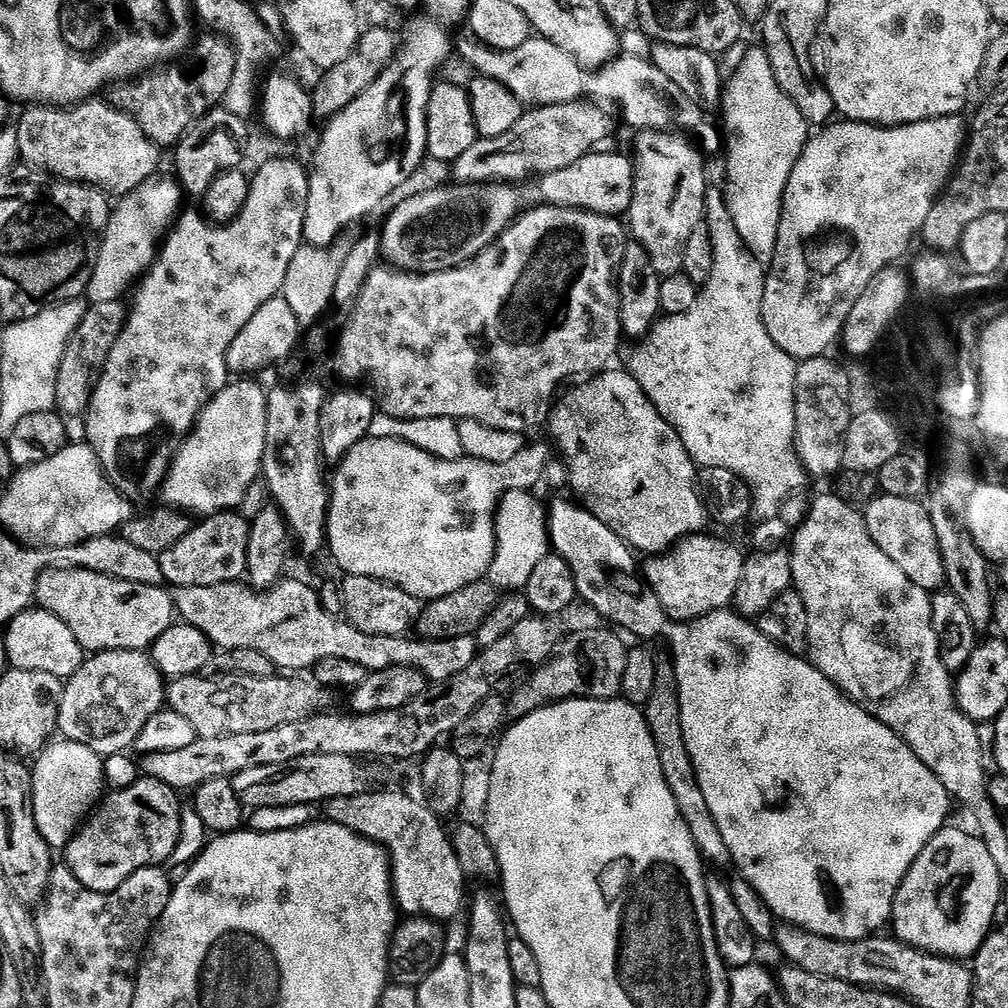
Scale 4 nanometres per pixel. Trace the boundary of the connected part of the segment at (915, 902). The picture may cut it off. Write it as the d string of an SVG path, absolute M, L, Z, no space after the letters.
M945 826L941 828L940 833L924 847L922 854L918 854L914 866L910 866L910 870L903 882L900 883L900 889L894 898L890 928L896 931L893 932L895 939L899 940L901 944L907 944L909 948L916 948L919 952L929 952L932 956L945 956L950 960L963 961L965 958L975 957L976 951L984 945L988 933L993 931L994 923L992 924L992 919L995 918L996 907L1000 904L1000 879L1002 879L1002 873L1000 867L994 862L994 858L990 858L990 850L979 835L973 834L971 836L970 833L963 832L960 828L952 827Z

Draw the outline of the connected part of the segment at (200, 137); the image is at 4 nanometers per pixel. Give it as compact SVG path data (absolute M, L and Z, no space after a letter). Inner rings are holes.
M213 110L184 133L179 144L175 145L176 173L175 179L181 189L196 198L203 198L210 190L210 182L223 172L230 172L241 167L240 159L246 156L245 149L240 149L240 140L228 127L234 123L234 117L227 110ZM204 119L204 121L202 121ZM201 123L201 124L200 124Z

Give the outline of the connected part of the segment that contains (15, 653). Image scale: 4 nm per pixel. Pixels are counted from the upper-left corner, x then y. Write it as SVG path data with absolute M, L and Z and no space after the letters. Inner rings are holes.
M33 606L26 612L19 612L8 621L4 632L4 652L8 655L9 665L18 670L34 670L42 674L54 674L60 680L68 677L84 665L86 653L84 647L74 638L70 626L62 618L54 618L44 608Z

